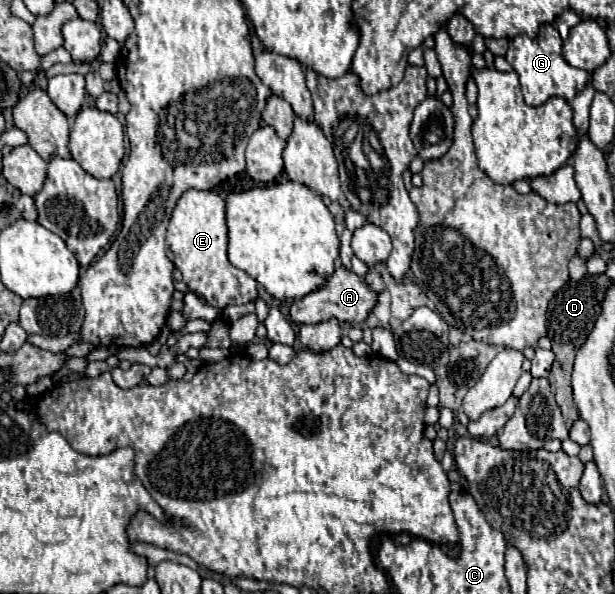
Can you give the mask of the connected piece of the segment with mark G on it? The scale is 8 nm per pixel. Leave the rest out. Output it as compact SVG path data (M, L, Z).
M550 24L542 26L536 38L528 38L526 34L512 38L506 52L506 60L518 72L524 100L530 106L540 106L552 96L562 96L570 102L576 92L580 92L590 80L588 72L572 68L570 64L566 64L566 60L562 60L562 38L558 36L558 30L554 30Z

